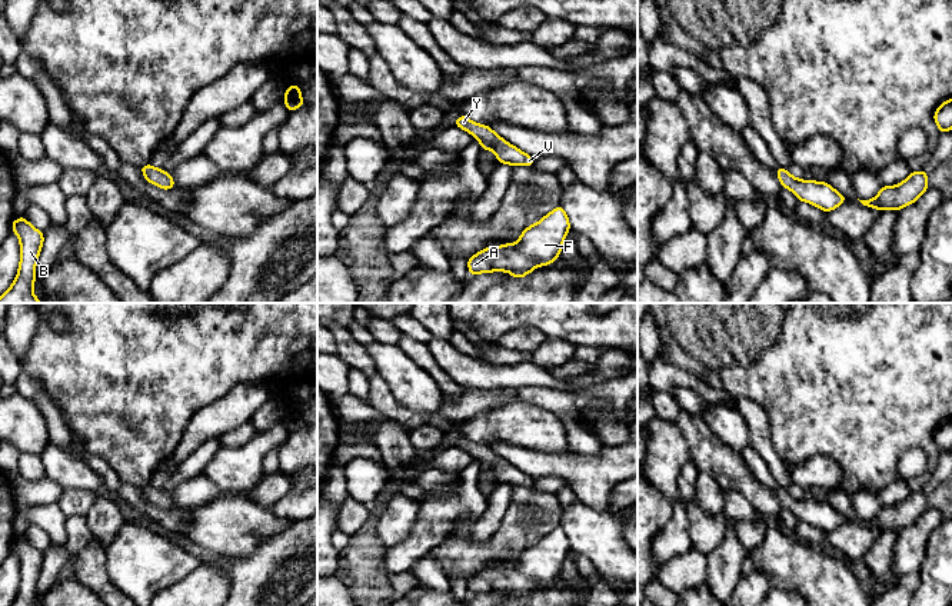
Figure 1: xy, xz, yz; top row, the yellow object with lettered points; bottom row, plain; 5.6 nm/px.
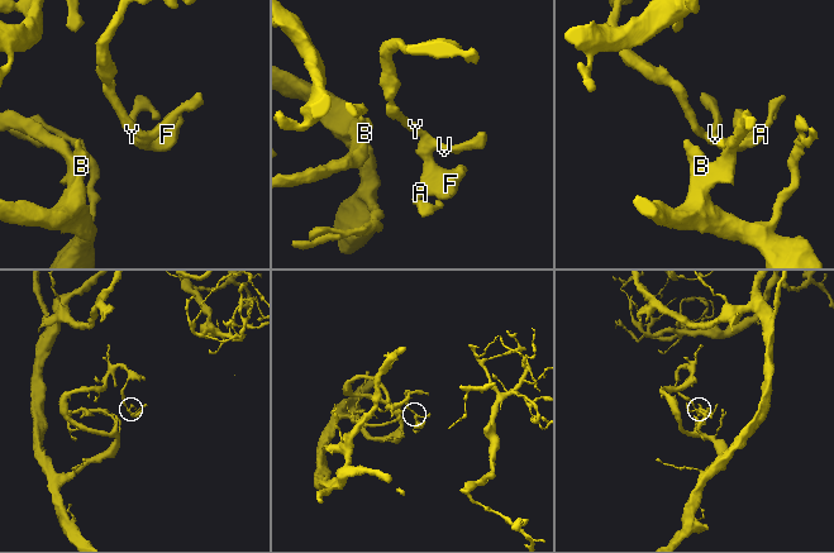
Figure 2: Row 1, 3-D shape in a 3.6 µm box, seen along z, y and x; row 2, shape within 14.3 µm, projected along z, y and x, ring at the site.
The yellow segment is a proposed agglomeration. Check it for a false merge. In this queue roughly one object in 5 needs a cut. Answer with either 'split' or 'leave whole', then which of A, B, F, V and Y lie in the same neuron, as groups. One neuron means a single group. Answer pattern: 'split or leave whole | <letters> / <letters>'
leave whole | A B F V Y

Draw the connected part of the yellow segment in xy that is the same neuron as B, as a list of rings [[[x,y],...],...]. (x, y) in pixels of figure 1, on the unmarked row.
[[[24,536],[14,539],[11,552],[17,555],[20,562],[19,592],[11,606],[34,606],[36,585],[44,563],[44,555],[31,546]]]

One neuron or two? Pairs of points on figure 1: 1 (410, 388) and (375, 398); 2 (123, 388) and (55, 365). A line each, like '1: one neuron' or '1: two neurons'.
1: two neurons
2: one neuron

